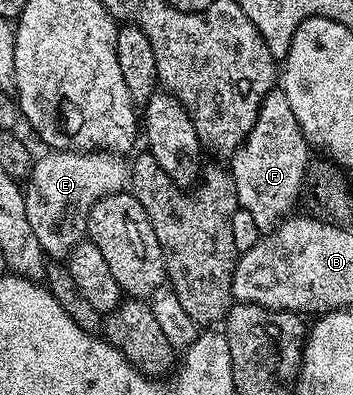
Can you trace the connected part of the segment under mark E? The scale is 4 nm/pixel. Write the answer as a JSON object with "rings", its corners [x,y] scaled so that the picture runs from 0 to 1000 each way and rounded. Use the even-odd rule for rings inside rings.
{"rings":[[[153,380],[130,385],[119,403],[99,408],[85,423],[85,446],[71,453],[68,527],[79,537],[79,567],[91,567],[91,587],[102,587],[102,608],[113,608],[119,641],[142,658],[195,656],[204,628],[246,600],[244,559],[255,527],[269,522],[295,496],[340,491],[363,471],[363,420],[331,390],[309,385],[235,385],[227,380]]]}

